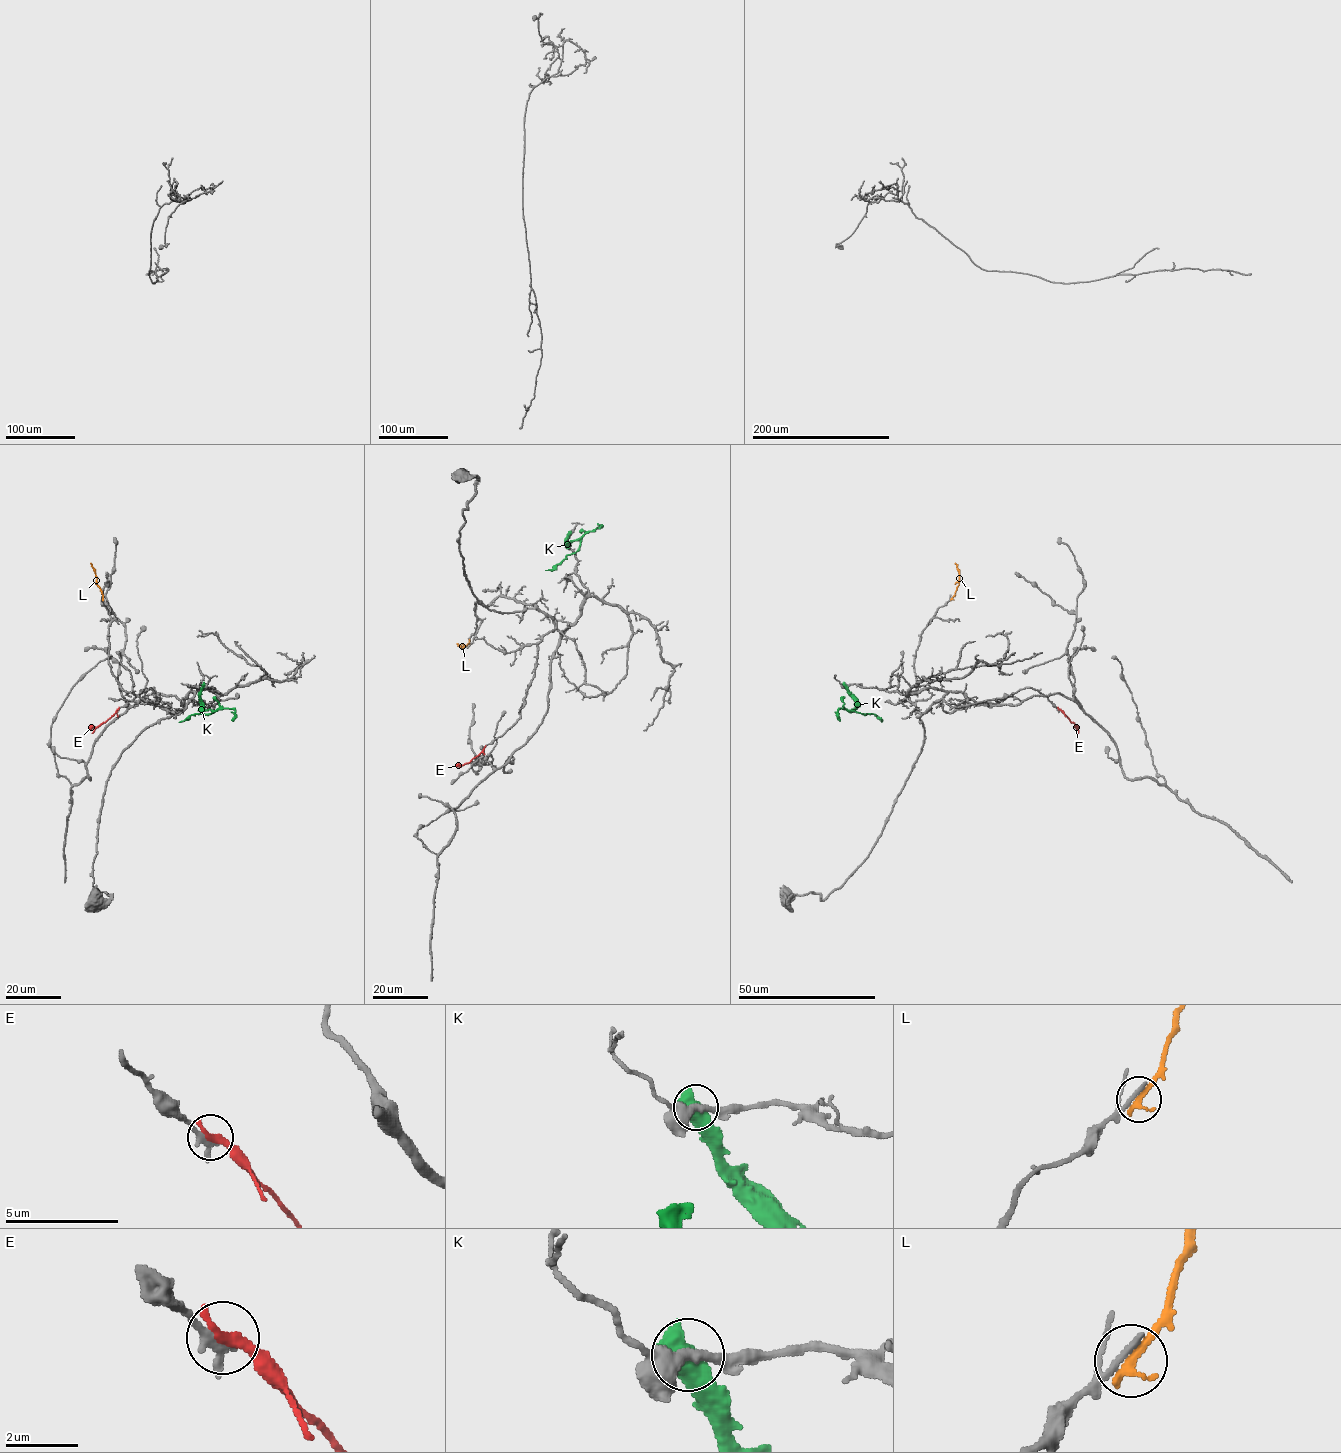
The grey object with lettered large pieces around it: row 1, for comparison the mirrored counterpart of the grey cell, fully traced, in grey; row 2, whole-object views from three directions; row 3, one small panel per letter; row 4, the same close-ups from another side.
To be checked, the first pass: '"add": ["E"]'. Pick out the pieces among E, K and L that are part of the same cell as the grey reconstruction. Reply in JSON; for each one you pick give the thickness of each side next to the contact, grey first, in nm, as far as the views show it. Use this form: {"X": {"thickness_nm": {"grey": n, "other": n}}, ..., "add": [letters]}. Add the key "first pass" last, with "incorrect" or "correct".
{"add": [], "first pass": "incorrect"}

